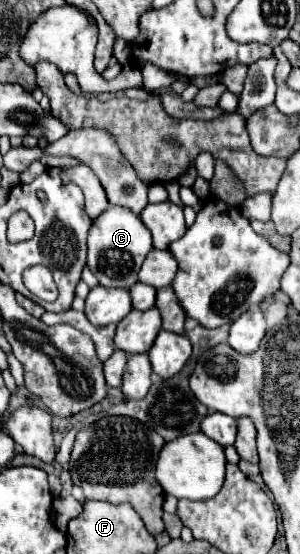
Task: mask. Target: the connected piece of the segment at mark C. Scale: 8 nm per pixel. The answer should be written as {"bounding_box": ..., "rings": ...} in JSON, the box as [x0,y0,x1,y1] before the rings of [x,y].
{"bounding_box":[88,207,150,289],"rings":[[[108,207],[92,221],[88,231],[88,267],[104,287],[130,289],[138,281],[140,265],[150,249],[150,231],[142,225],[140,217],[126,207]]]}

